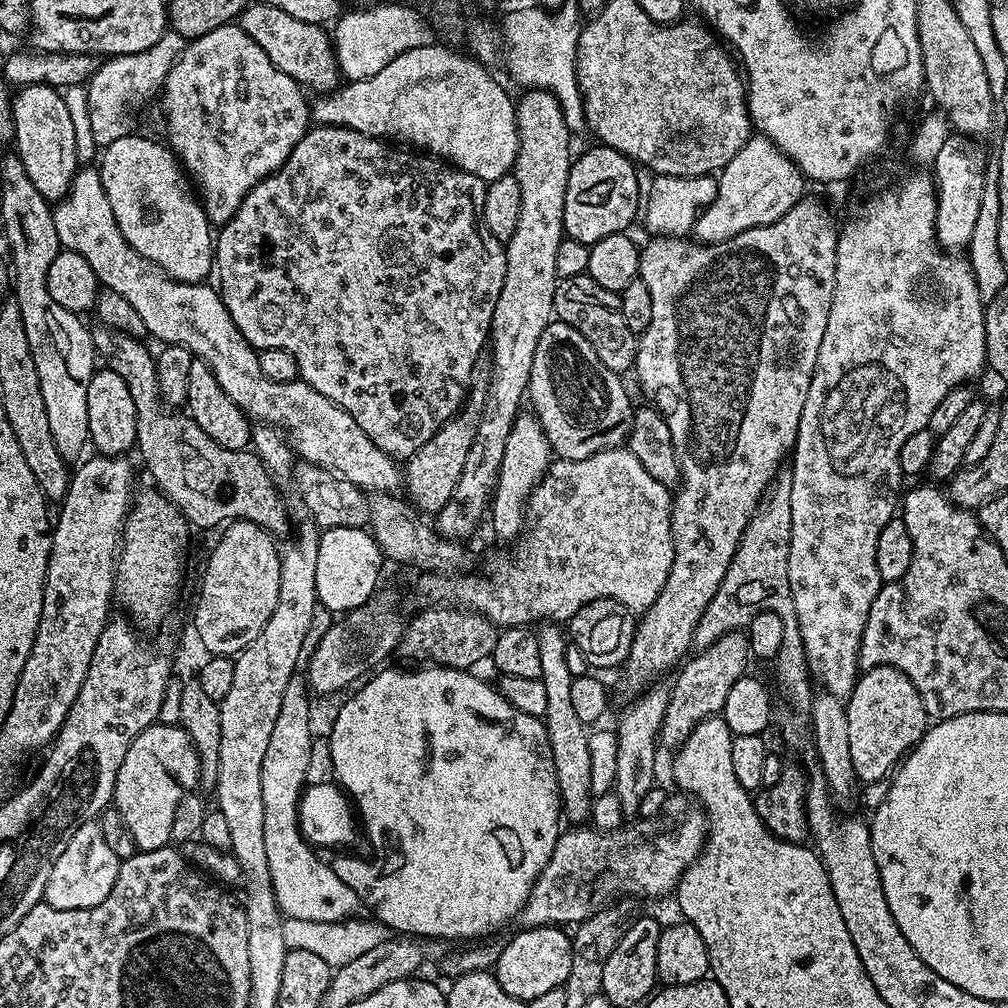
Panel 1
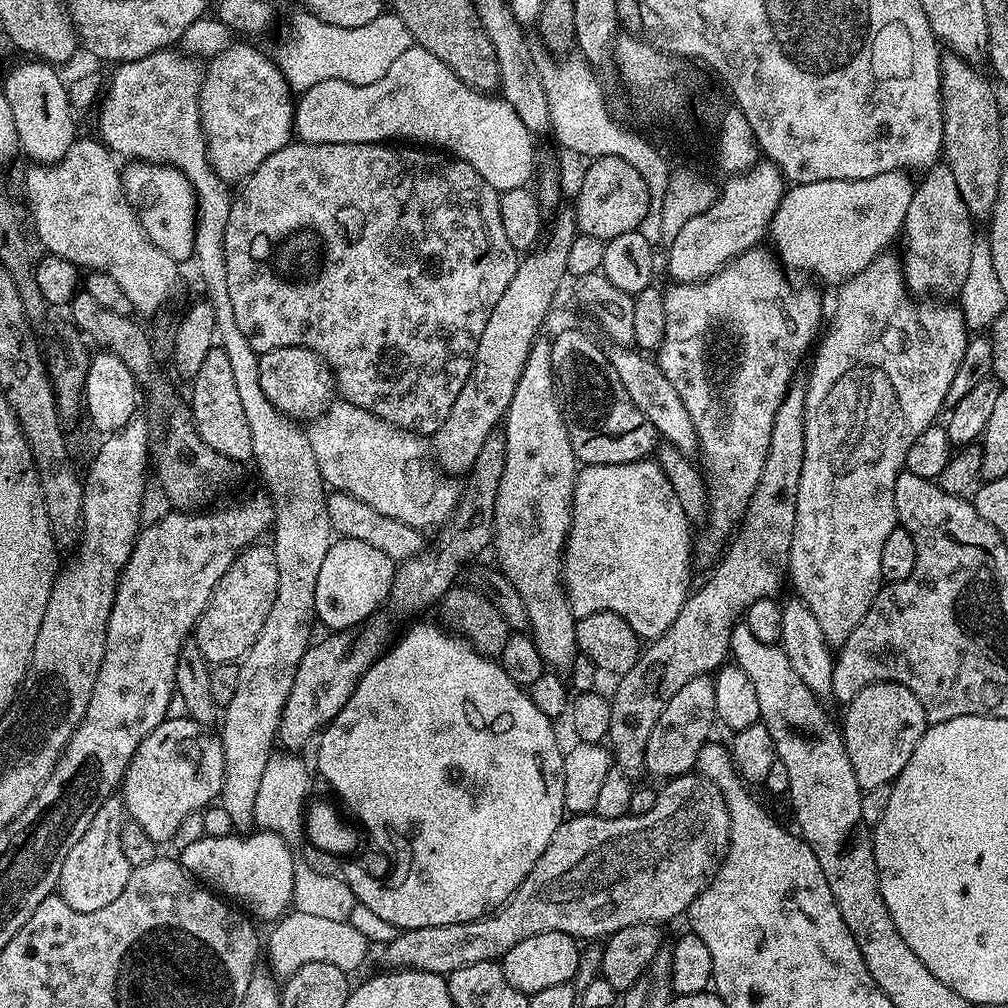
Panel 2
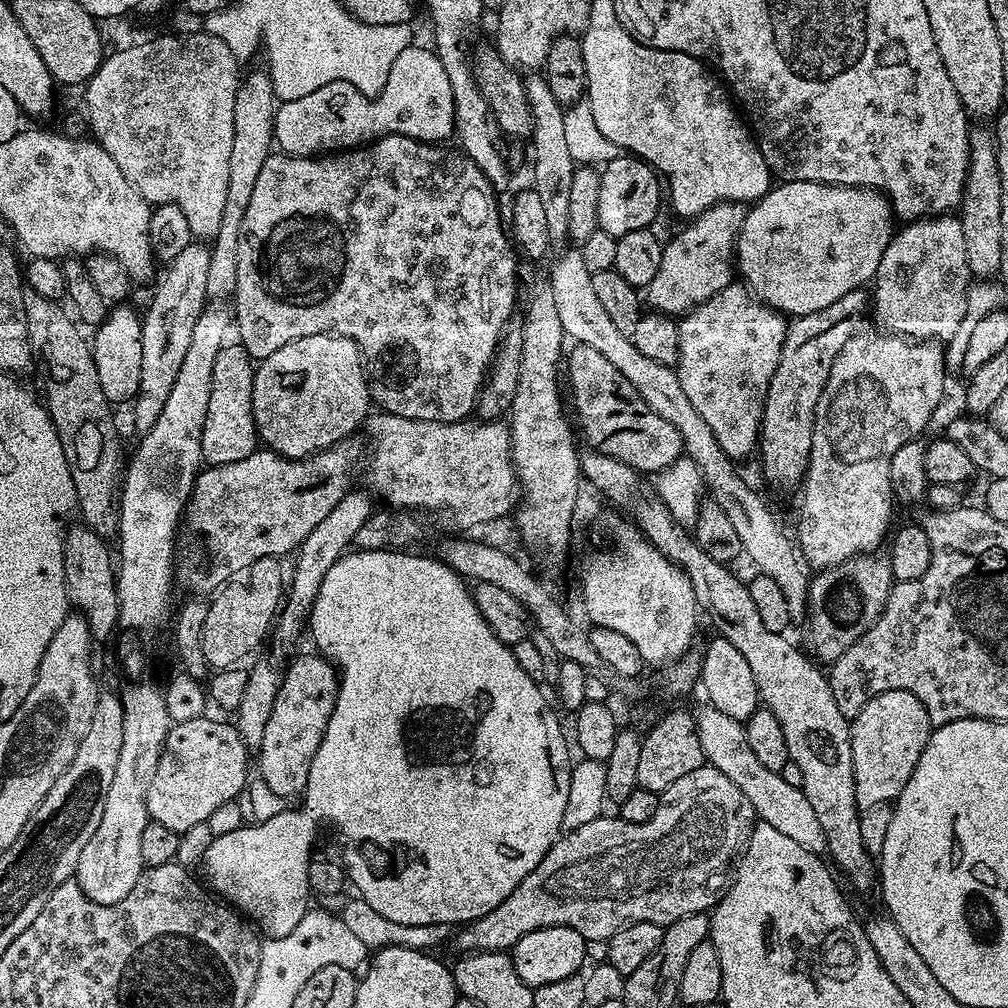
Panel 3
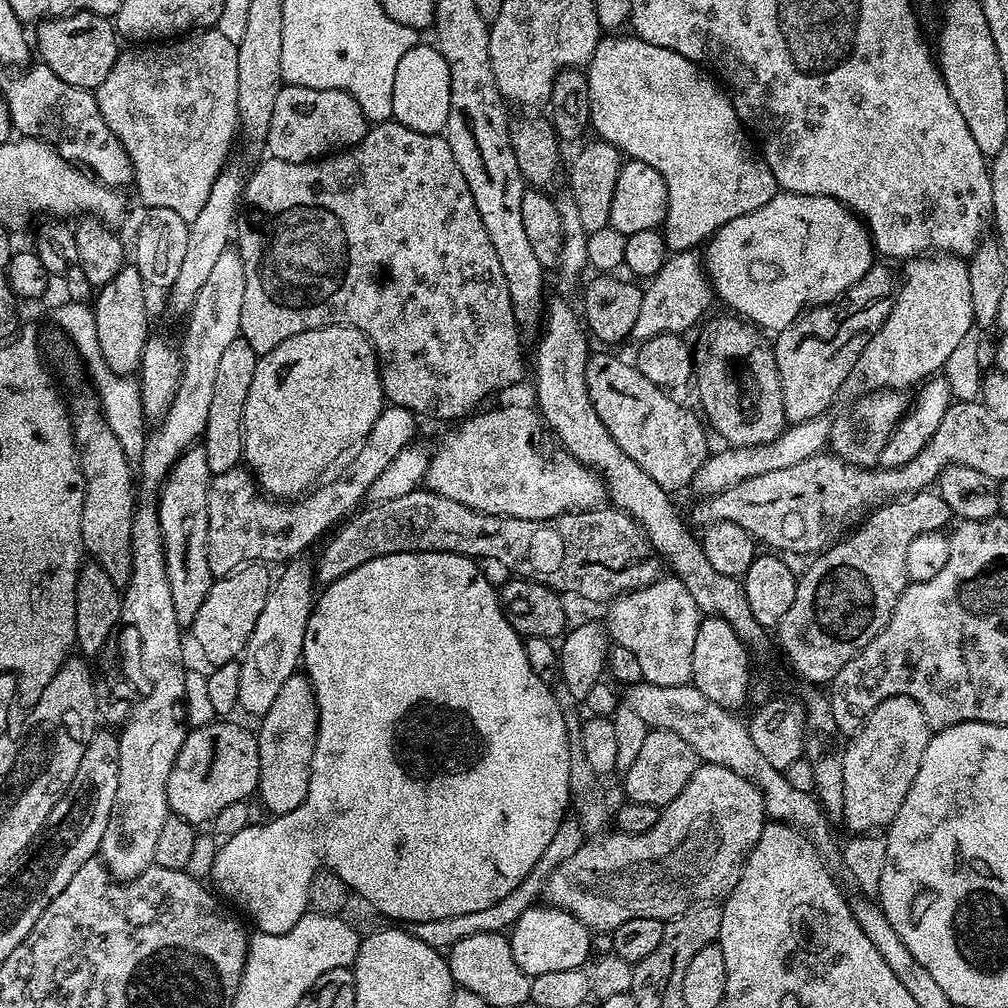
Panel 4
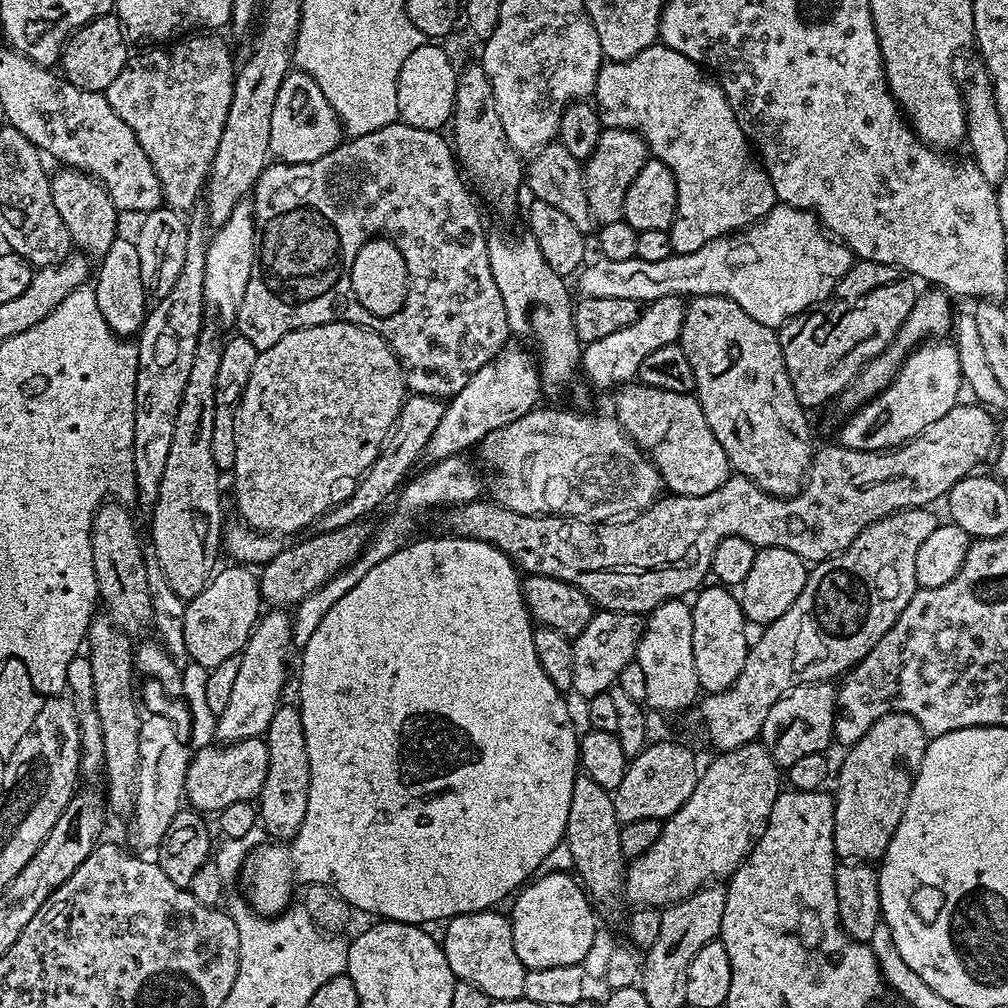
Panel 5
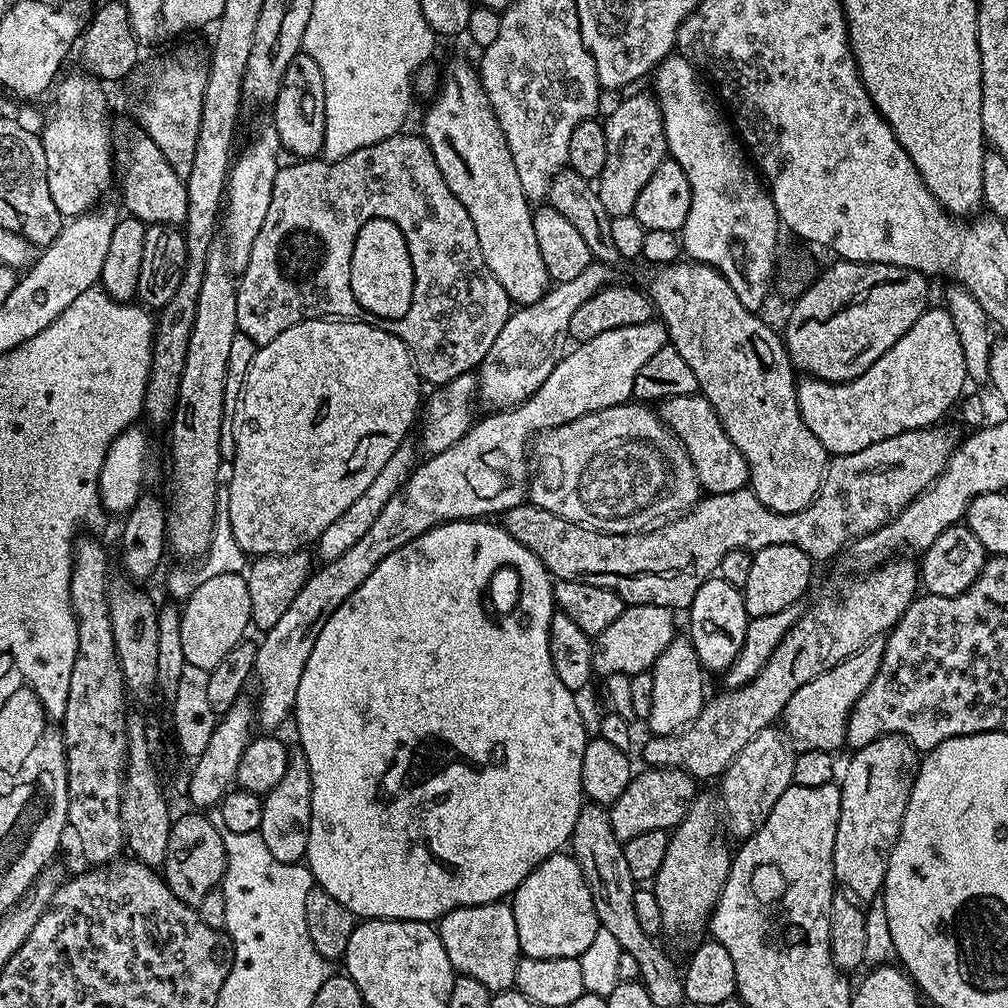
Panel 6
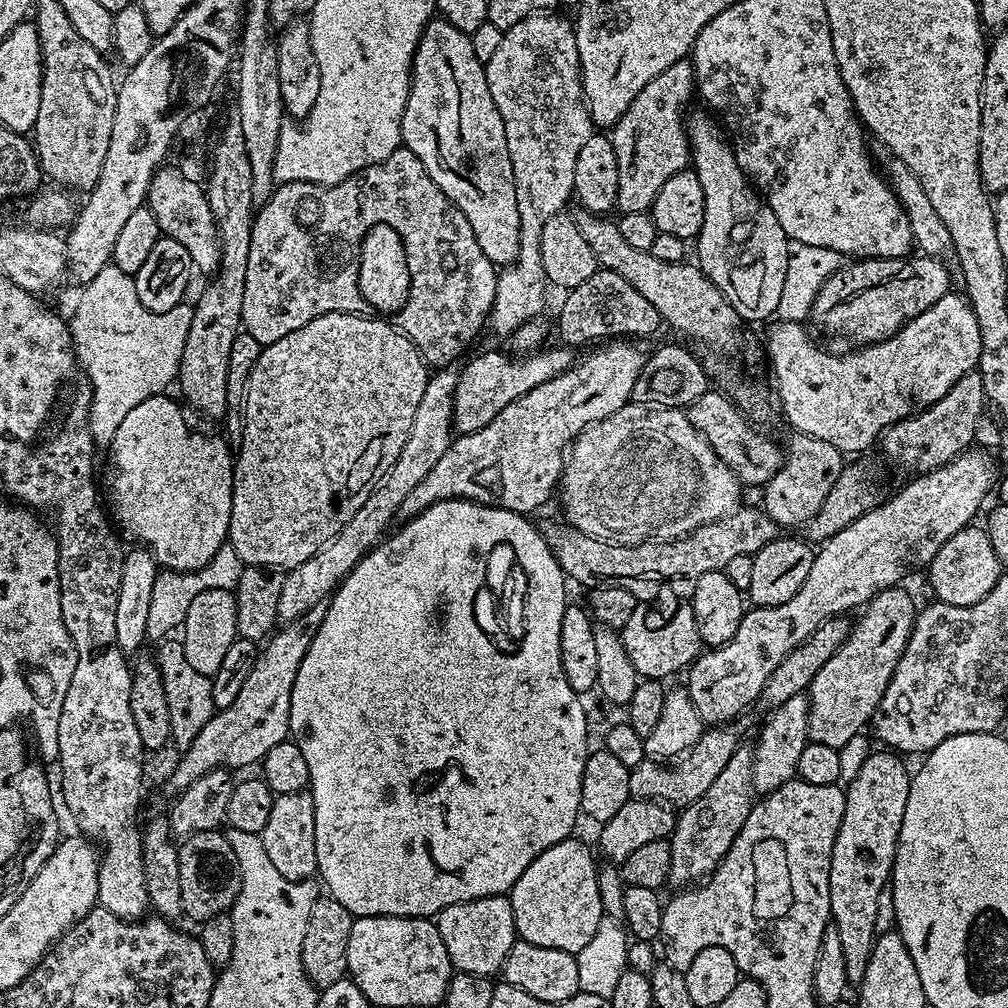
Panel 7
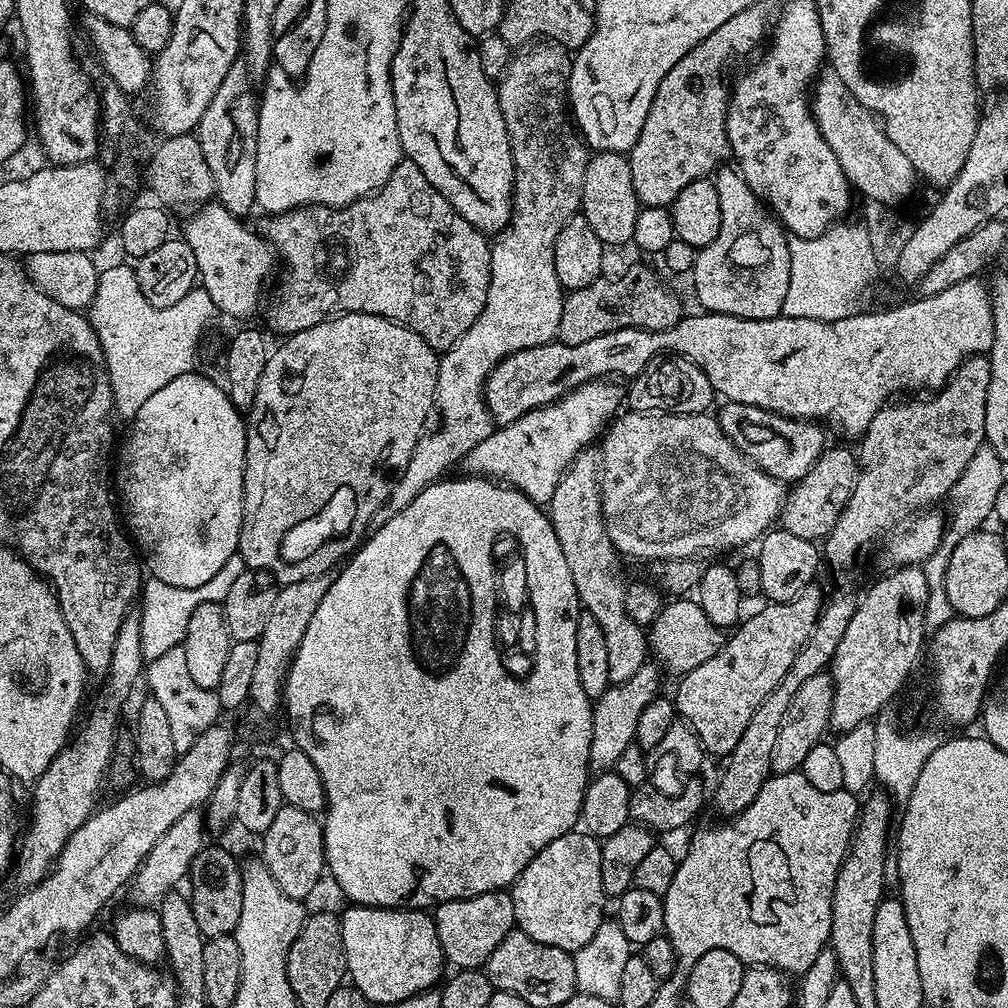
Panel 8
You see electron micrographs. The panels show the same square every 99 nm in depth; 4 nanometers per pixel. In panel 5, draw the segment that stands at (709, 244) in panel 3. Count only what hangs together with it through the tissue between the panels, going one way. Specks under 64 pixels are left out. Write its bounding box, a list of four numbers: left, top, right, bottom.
[583,296,685,388]

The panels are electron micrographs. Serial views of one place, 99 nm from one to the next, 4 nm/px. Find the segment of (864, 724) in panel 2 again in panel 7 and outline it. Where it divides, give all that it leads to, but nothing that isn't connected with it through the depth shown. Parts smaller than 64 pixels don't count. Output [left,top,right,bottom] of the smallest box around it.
[828,751,910,986]

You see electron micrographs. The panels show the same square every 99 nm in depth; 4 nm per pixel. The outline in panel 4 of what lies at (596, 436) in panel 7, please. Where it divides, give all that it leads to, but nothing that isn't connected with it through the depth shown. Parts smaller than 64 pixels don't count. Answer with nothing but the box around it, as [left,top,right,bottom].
[426,404,605,520]

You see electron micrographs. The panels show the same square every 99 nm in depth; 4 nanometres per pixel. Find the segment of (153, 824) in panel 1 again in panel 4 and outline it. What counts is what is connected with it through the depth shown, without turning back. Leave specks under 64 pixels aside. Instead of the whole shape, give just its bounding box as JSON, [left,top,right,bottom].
[166,722,260,826]

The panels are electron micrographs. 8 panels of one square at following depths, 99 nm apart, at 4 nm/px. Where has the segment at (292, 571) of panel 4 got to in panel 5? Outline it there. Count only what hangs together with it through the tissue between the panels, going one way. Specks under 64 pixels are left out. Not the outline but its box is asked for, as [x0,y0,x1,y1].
[216,610,293,742]

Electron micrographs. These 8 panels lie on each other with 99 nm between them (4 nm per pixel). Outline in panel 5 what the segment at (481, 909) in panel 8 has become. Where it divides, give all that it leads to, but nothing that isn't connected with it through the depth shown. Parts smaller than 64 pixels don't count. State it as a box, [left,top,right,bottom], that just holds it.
[442,910,528,1000]

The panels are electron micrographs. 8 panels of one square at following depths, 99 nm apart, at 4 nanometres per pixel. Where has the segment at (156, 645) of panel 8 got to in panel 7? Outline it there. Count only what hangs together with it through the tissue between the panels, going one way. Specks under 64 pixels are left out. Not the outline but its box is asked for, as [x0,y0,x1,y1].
[147,543,245,642]

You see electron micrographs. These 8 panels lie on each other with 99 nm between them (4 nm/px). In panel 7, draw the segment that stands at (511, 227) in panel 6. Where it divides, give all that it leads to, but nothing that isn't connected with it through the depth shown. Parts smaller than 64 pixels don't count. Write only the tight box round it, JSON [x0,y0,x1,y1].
[400,18,520,266]

